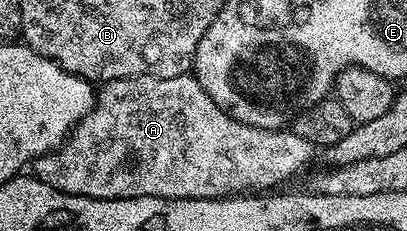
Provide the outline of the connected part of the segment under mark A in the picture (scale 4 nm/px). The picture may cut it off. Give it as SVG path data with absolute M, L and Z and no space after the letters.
M189 73L171 78L153 78L147 74L142 78L118 78L115 82L105 83L101 87L100 97L90 113L84 115L78 125L70 132L69 138L62 143L61 147L43 158L37 159L36 176L44 184L48 184L53 190L59 190L65 194L75 194L85 198L229 198L241 195L243 192L262 192L265 186L286 178L289 174L297 172L301 166L310 162L310 157L316 154L316 147L300 135L295 134L293 129L283 128L281 130L265 130L256 128L252 124L238 122L227 110L222 110L216 100L212 98L199 84L197 78Z

